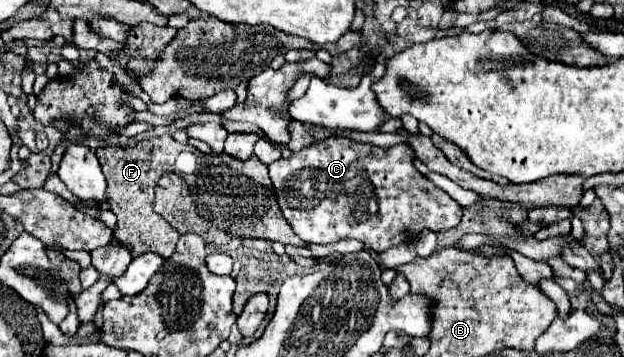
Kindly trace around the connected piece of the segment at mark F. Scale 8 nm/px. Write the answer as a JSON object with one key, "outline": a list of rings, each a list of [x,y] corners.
{"outline":[[[162,134],[149,140],[138,142],[138,146],[104,146],[98,148],[98,160],[108,180],[106,196],[110,210],[118,218],[118,226],[114,230],[114,238],[122,244],[132,246],[132,256],[140,256],[144,252],[156,252],[160,256],[170,256],[178,242],[178,232],[152,210],[154,202],[154,186],[158,184],[160,176],[166,172],[180,172],[176,166],[176,158],[190,150],[186,144],[180,146],[172,138],[172,134]]]}

